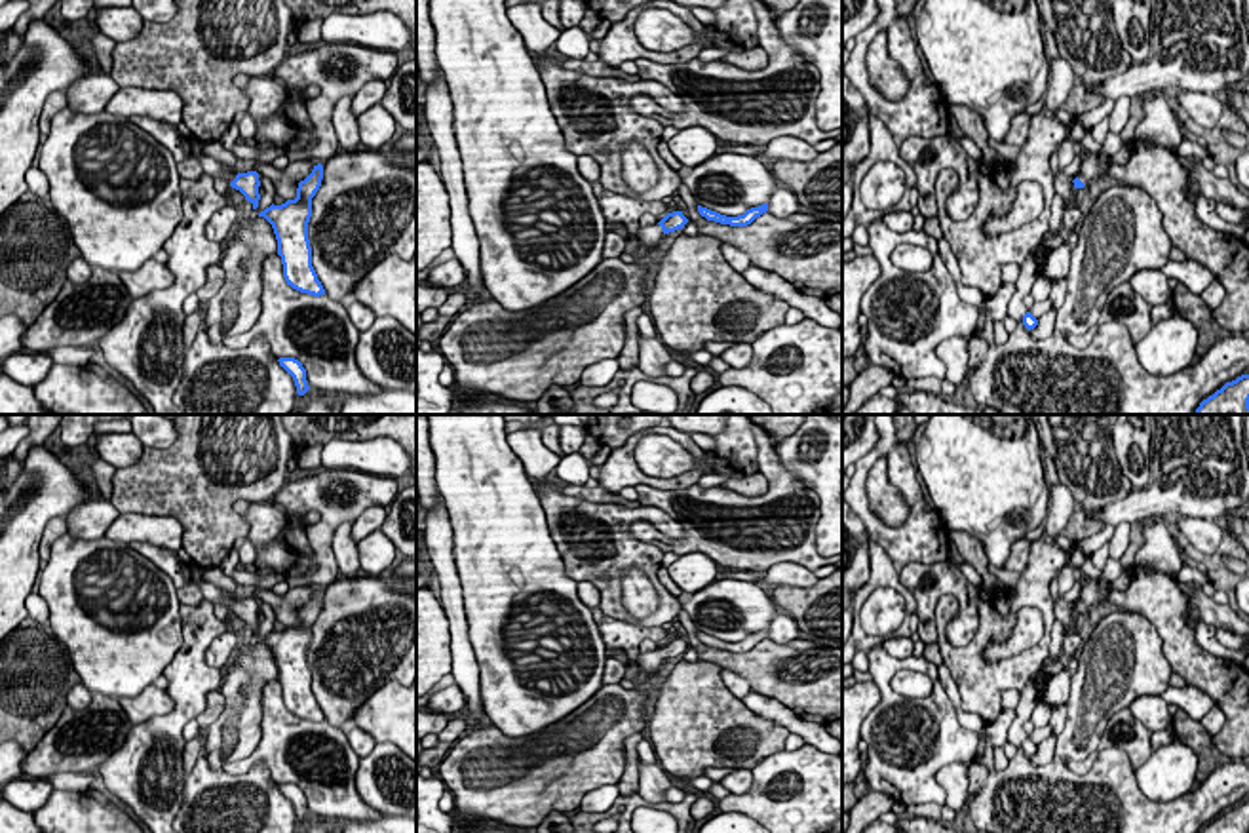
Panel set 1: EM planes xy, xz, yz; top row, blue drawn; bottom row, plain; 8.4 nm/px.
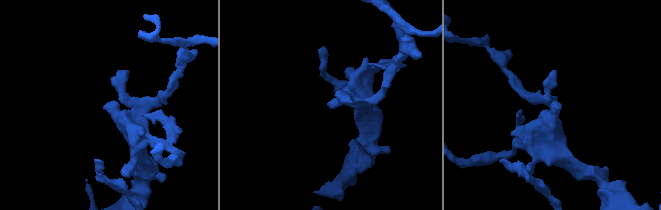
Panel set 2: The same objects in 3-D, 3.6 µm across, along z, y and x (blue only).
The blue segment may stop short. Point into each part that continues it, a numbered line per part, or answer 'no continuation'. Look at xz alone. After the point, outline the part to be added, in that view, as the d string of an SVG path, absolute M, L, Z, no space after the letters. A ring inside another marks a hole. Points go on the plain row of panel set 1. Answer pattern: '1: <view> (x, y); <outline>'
1: xz (649, 662); M650 650L650 652L639 652L635 664L641 668L643 673L652 673L658 671L663 662L665 660L660 650Z

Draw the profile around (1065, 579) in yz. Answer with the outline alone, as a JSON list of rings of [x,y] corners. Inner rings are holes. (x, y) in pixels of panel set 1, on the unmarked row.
[[[1065,565],[1057,574],[1059,593],[1053,603],[1055,618],[1063,624],[1065,633],[1074,630],[1074,609],[1065,601],[1065,593],[1074,586],[1074,571],[1070,565]]]

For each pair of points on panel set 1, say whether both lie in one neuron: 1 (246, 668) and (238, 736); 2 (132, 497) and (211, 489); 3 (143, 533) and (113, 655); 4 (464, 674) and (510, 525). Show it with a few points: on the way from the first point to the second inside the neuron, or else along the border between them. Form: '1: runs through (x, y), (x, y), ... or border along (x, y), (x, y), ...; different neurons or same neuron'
1: runs through (242, 685), (240, 719); same neuron
2: runs through (151, 489), (192, 489); same neuron
3: border along (105, 535), (124, 544); different neurons
4: border along (462, 605), (481, 693); different neurons

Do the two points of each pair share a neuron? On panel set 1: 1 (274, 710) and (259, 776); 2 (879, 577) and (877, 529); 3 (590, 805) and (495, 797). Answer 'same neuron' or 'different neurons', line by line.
1: different neurons
2: different neurons
3: different neurons

